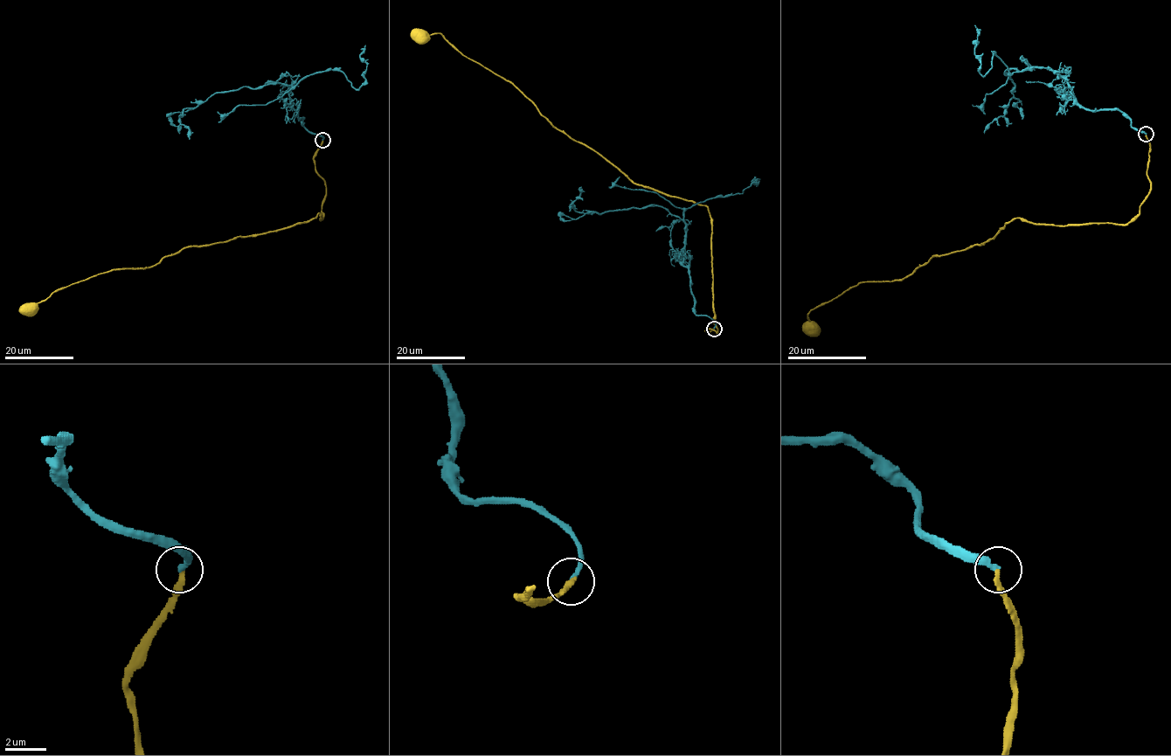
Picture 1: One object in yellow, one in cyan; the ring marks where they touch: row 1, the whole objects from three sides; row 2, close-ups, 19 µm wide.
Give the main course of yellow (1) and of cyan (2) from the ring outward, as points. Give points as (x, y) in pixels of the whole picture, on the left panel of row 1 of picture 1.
1: (322, 140), (314, 158), (326, 192), (320, 219), (99, 273), (30, 311)
2: (322, 140), (303, 127), (291, 104), (294, 82), (215, 92), (183, 112), (180, 122), (190, 139)

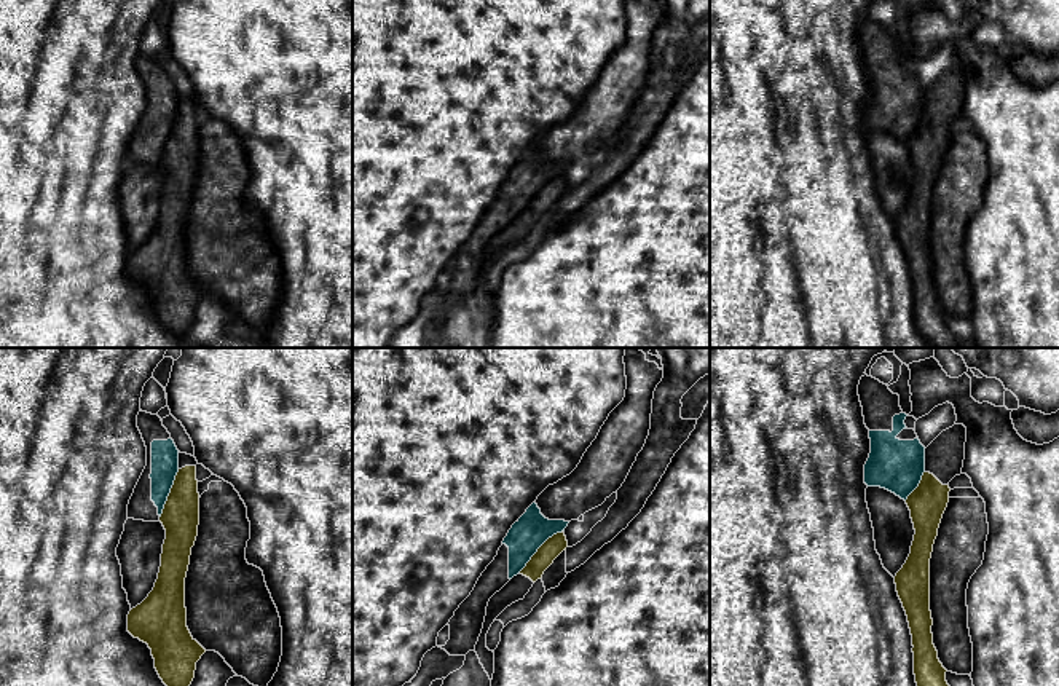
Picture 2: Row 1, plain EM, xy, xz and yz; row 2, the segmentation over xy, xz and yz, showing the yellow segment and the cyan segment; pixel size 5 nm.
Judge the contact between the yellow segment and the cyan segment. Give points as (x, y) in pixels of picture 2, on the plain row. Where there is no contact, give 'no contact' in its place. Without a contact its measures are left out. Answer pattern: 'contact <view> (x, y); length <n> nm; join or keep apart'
contact xy (169, 136); length 260 nm; keep apart

